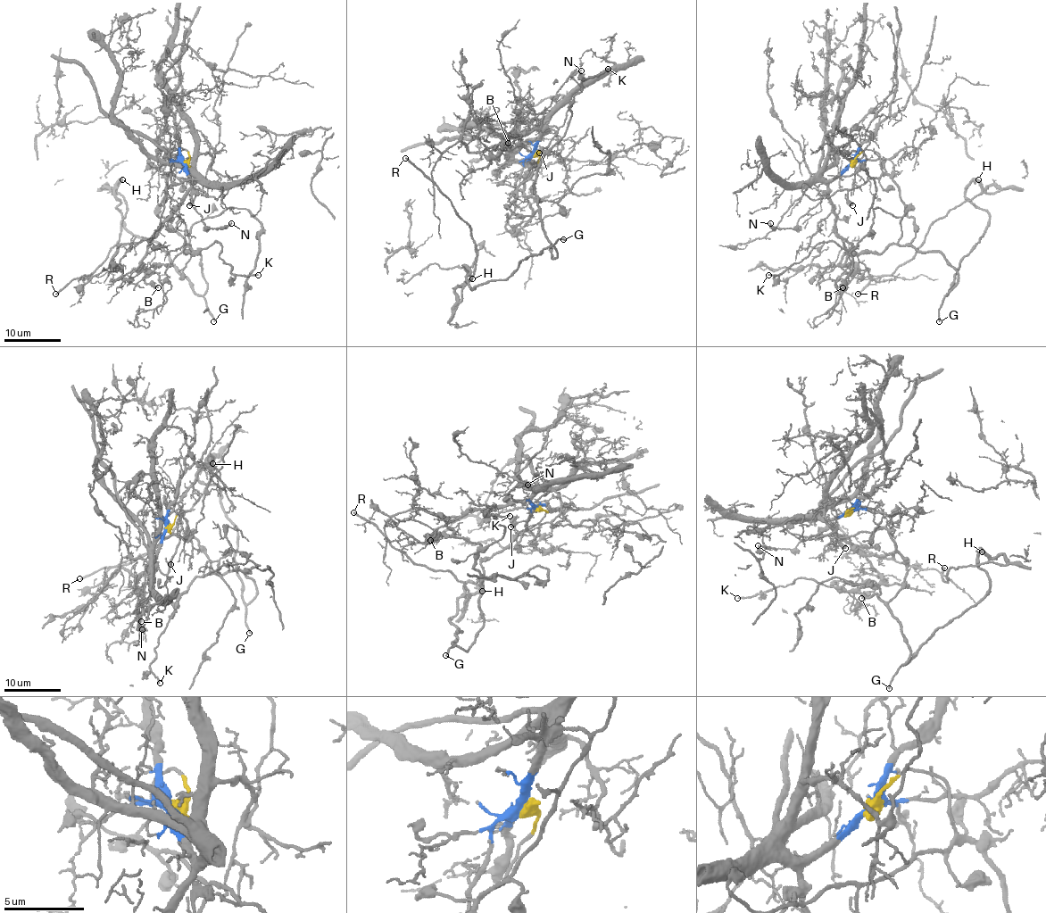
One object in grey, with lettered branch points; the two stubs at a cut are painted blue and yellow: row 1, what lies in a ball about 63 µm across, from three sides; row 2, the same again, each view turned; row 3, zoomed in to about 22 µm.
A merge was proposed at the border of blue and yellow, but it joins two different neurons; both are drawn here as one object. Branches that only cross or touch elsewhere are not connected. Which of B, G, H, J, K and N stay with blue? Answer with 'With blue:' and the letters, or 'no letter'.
With blue: no letter

